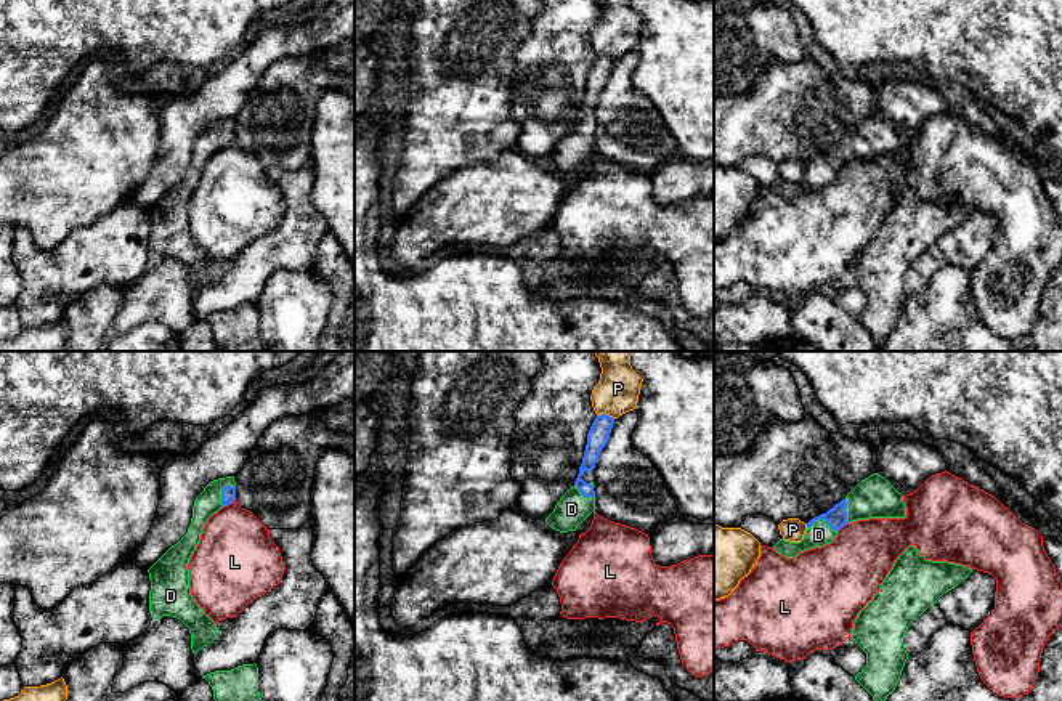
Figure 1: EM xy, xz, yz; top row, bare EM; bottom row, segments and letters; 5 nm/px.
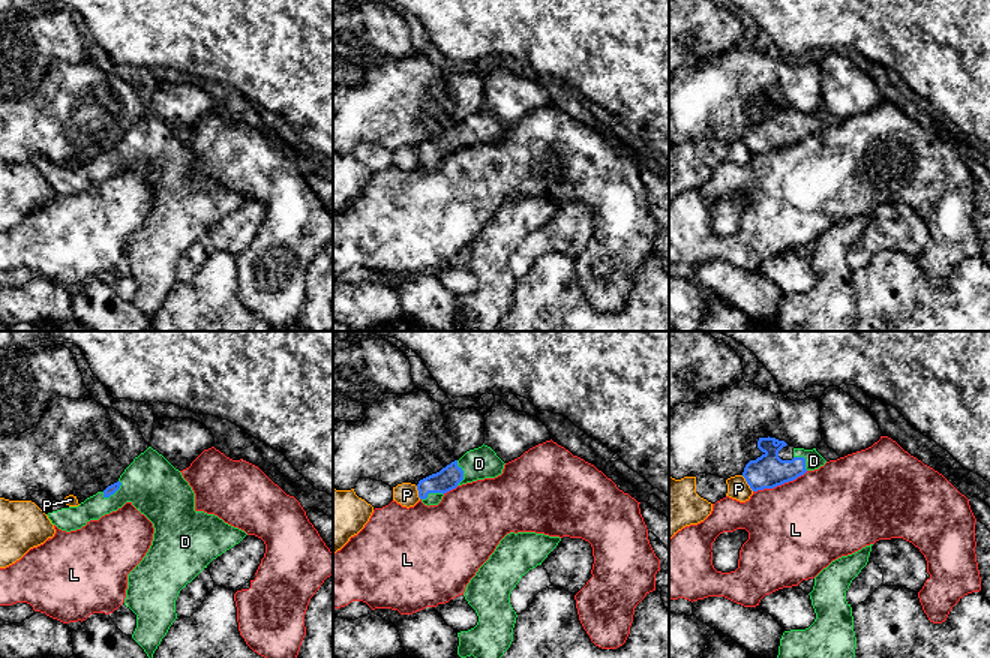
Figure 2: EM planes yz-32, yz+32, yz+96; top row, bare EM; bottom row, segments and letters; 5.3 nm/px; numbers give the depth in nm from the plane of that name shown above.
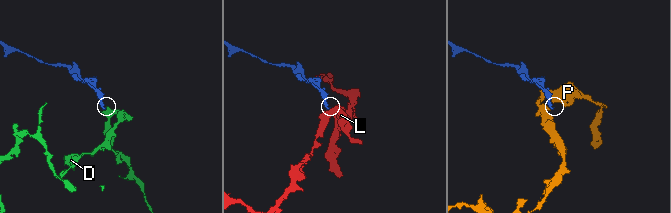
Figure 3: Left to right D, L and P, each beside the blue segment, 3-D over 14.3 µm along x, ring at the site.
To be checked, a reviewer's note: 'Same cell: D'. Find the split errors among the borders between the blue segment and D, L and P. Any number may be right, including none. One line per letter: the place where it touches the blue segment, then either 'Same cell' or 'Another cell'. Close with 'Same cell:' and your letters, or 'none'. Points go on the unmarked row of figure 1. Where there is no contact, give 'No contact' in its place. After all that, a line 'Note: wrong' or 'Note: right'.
D: Touches blue at yz (822, 159). Same cell
L: Touches blue at xy (228, 143). Another cell
P: Touches blue at xz (605, 55). Another cell
Same cell: D
Note: right

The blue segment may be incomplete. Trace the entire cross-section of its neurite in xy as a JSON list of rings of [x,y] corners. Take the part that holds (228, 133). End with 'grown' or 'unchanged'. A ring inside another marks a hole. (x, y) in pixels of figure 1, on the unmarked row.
[[[234,117],[210,122],[194,141],[188,173],[148,210],[151,258],[180,260],[189,269],[194,295],[212,284],[220,271],[191,236],[188,204],[207,160],[233,141],[236,141]]] | grown

